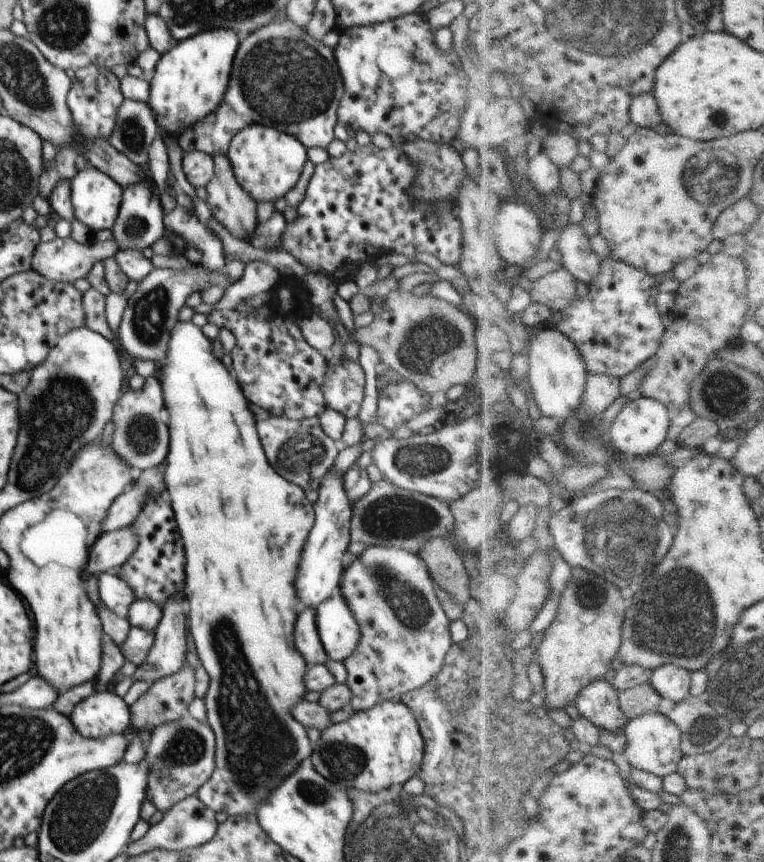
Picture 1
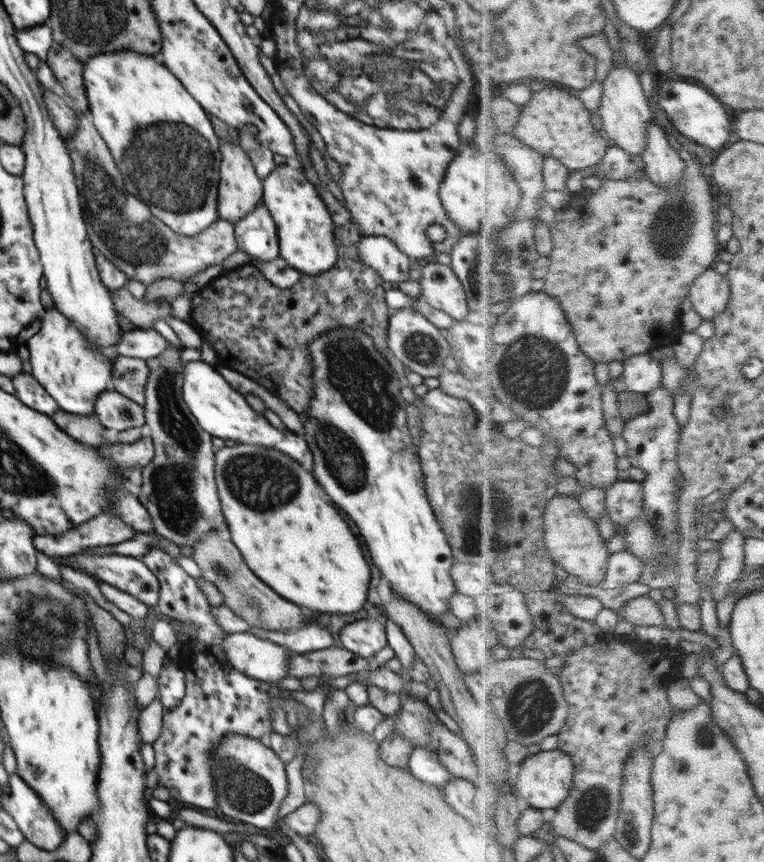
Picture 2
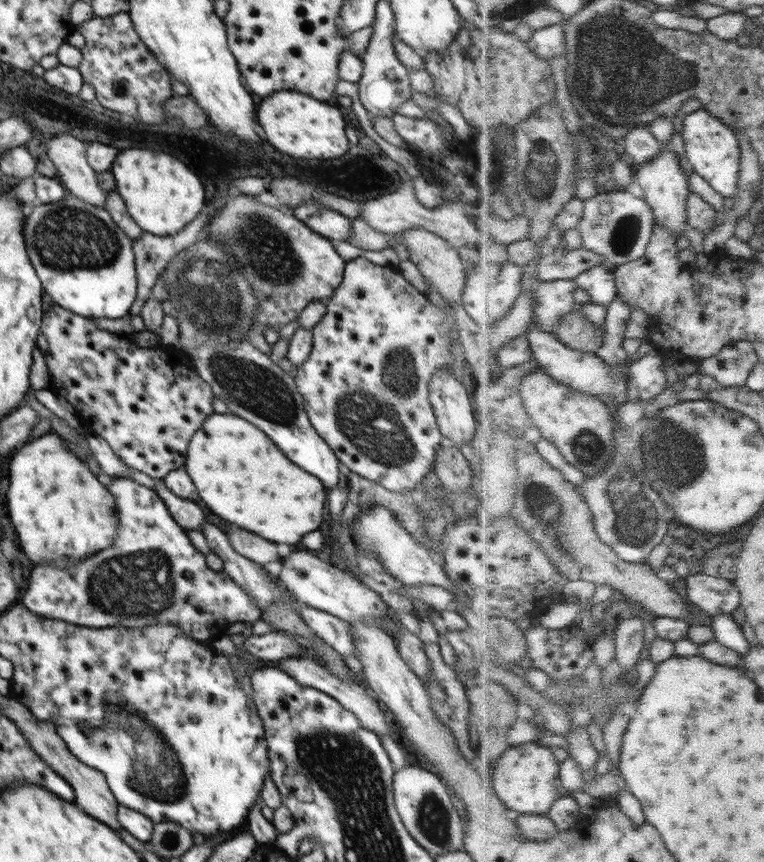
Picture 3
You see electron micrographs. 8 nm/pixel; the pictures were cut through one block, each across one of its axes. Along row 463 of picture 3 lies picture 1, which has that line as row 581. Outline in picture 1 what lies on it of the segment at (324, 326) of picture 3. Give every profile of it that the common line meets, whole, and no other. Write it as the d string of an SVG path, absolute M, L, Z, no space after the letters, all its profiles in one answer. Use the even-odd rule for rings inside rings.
M369 545L360 557L346 563L339 588L359 627L360 639L356 649L344 661L351 691L349 711L369 710L391 699L400 700L405 693L424 687L443 669L444 658L452 646L450 621L437 598L437 586L424 560L416 553L396 546Z

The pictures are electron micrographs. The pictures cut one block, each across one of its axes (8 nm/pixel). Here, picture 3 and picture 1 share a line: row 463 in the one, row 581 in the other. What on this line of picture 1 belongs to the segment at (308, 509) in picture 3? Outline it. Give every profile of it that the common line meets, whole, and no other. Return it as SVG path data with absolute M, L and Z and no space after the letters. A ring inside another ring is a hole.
M178 320L170 330L160 386L163 407L166 406L170 416L170 450L163 482L170 493L171 508L185 551L183 594L187 604L187 627L200 662L210 677L210 688L202 702L206 722L215 737L215 768L196 796L214 813L255 814L270 792L302 760L312 755L313 743L306 728L291 716L292 706L303 701L308 692L303 682L308 665L292 642L296 620L292 580L306 538L313 528L315 513L300 486L276 474L266 462L250 403L223 362L214 356L213 342L191 321Z

